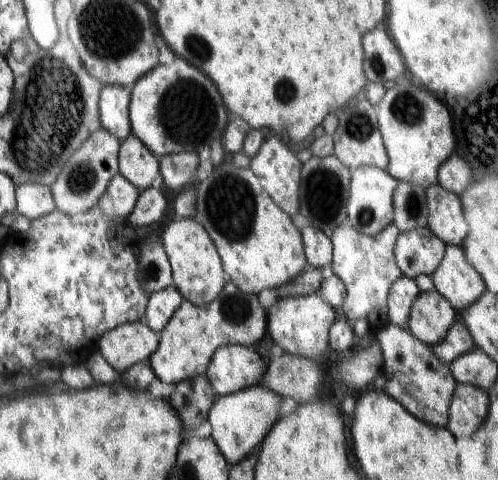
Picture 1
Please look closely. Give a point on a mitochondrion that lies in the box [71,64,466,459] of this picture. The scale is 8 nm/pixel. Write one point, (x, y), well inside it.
(188, 114)

